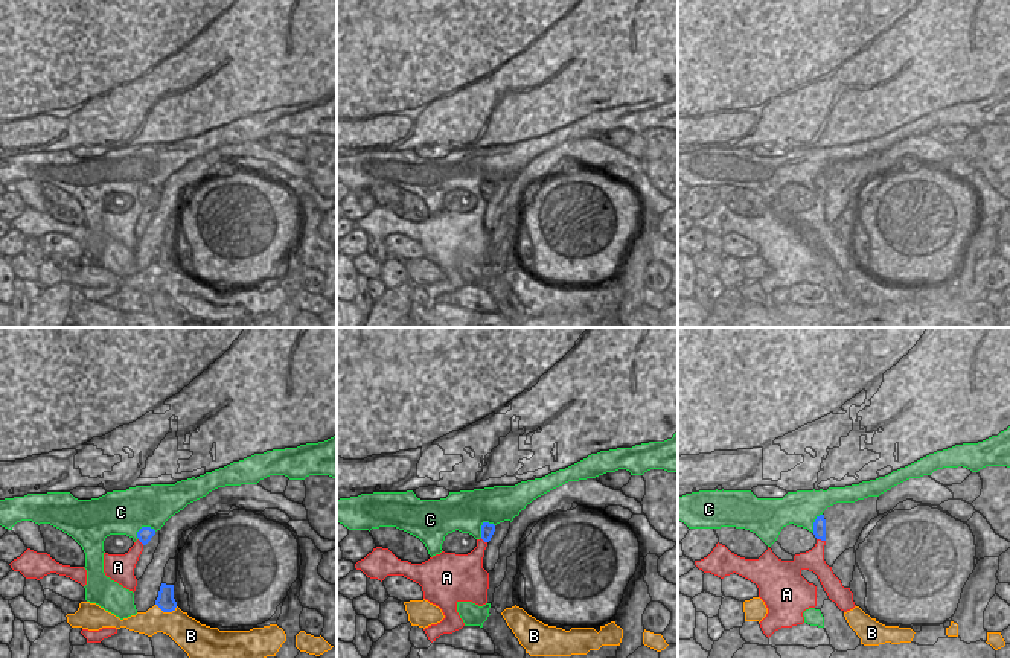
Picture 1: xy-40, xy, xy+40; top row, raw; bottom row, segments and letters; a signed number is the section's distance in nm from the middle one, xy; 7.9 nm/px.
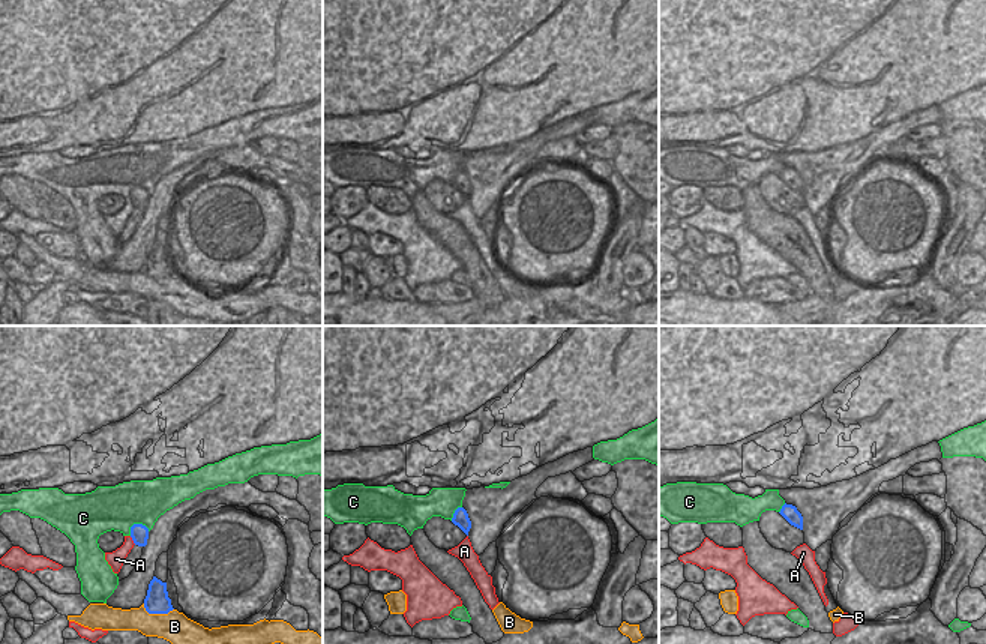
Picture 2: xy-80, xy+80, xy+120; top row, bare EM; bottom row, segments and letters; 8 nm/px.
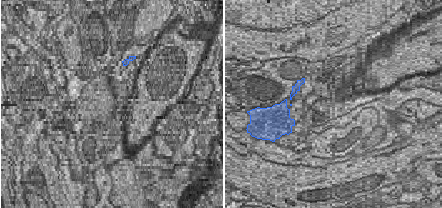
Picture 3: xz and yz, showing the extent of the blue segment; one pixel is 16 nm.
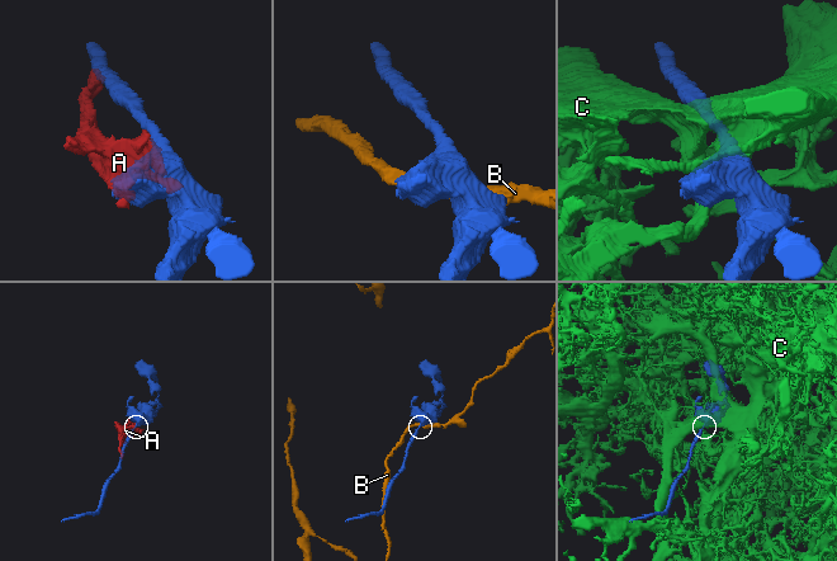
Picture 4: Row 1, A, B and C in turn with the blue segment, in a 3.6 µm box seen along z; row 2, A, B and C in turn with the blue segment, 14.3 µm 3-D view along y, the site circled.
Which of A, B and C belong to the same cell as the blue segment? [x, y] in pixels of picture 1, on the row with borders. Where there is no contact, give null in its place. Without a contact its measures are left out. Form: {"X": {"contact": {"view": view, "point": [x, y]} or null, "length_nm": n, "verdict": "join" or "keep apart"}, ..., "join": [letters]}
{"A": {"contact": {"view": "xy+40", "point": [821, 539]}, "length_nm": 80, "verdict": "keep apart"}, "B": {"contact": {"view": "xy-40", "point": [166, 611]}, "length_nm": 180, "verdict": "keep apart"}, "C": {"contact": {"view": "xy", "point": [482, 526]}, "length_nm": 160, "verdict": "keep apart"}, "join": []}

